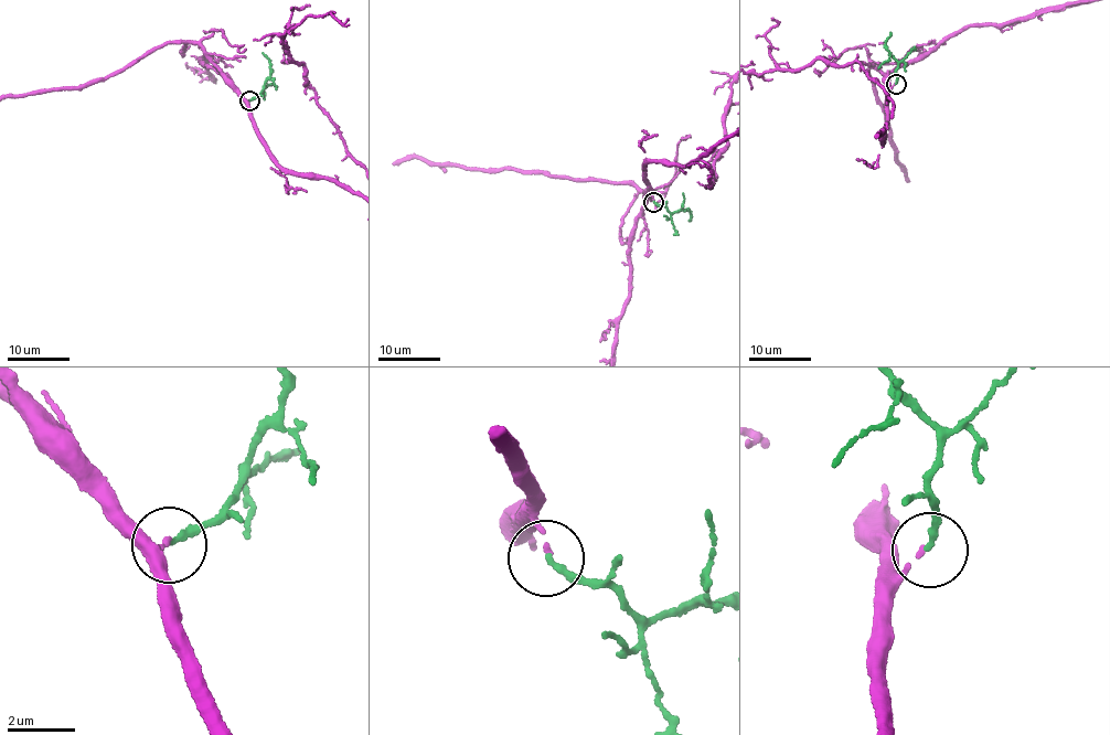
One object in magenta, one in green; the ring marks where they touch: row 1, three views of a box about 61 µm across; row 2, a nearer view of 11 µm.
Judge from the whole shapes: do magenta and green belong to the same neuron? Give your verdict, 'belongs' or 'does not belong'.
belongs

